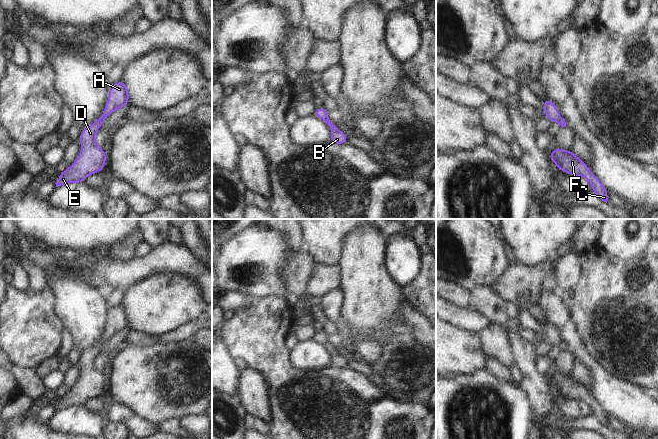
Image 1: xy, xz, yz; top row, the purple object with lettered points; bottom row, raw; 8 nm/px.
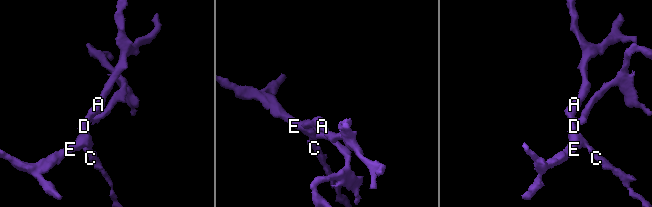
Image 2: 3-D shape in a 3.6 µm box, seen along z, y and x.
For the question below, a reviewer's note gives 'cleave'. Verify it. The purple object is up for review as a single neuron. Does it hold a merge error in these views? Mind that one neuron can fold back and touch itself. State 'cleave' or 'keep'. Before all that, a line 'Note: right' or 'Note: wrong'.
Note: right
cleave

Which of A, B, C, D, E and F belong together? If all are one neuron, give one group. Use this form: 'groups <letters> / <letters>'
groups A C D E F / B

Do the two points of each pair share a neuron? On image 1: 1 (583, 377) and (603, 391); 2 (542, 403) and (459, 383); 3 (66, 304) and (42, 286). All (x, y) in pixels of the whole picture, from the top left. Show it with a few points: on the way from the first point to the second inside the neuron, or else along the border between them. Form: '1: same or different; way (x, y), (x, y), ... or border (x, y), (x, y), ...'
1: different; border (579, 361), (586, 369), (590, 378), (590, 393)
2: different; border (520, 385), (528, 395), (535, 417)
3: different; border (47, 278), (49, 288)

